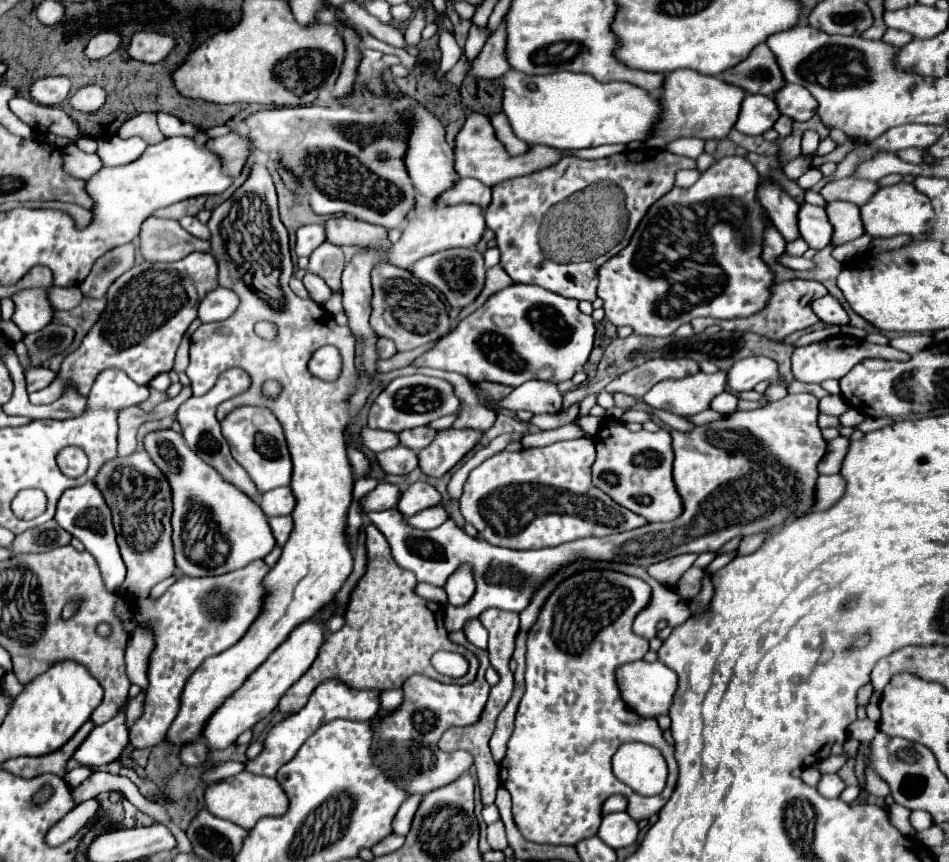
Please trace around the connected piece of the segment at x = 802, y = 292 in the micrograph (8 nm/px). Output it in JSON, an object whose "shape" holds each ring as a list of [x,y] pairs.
{"shape":[[[787,280],[787,282],[777,282],[771,286],[771,298],[763,310],[749,318],[733,318],[733,320],[717,320],[717,318],[695,318],[691,322],[695,332],[703,332],[707,326],[717,324],[723,330],[753,330],[761,336],[773,338],[773,340],[783,340],[795,330],[803,330],[807,326],[813,326],[819,322],[819,318],[811,310],[811,302],[815,298],[821,298],[827,294],[825,286],[821,282],[811,282],[811,280]]]}

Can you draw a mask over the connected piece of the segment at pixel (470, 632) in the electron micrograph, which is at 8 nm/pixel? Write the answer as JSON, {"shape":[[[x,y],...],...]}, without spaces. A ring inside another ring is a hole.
{"shape":[[[478,619],[468,621],[463,631],[469,642],[480,649],[487,649],[488,632]]]}

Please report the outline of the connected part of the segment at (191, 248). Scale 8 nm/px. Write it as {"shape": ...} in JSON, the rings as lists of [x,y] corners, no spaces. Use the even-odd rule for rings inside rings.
{"shape":[[[151,216],[141,226],[141,254],[145,260],[173,262],[181,260],[191,252],[207,252],[209,242],[191,236],[181,228],[177,220],[163,220]]]}

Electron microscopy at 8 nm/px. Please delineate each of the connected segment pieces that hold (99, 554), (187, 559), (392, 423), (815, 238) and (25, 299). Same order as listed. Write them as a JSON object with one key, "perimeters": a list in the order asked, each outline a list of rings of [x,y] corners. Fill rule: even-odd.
{"perimeters":[[[[91,480],[87,484],[83,484],[83,486],[69,488],[69,490],[65,490],[61,494],[61,498],[57,502],[55,522],[63,530],[67,530],[71,536],[79,538],[83,542],[83,546],[87,548],[87,552],[93,554],[93,558],[97,560],[99,570],[103,574],[105,588],[109,592],[119,590],[119,586],[125,580],[125,564],[123,564],[121,554],[119,554],[119,546],[117,546],[117,540],[115,540],[115,530],[113,530],[113,524],[111,524],[109,508],[105,506],[105,500],[101,498],[101,492],[93,486]]],[[[173,428],[149,432],[143,438],[143,446],[165,474],[173,492],[171,526],[175,564],[185,576],[219,576],[233,572],[253,560],[265,558],[273,550],[275,538],[261,506],[193,454],[179,432]]],[[[421,374],[401,376],[401,378],[395,378],[373,400],[373,404],[369,408],[369,414],[367,414],[367,426],[373,429],[399,433],[401,430],[425,426],[435,418],[455,414],[457,406],[459,406],[459,402],[457,402],[457,396],[453,394],[453,386],[449,386],[449,382],[439,380],[439,378],[421,376]]],[[[803,204],[799,208],[799,230],[809,248],[823,250],[833,242],[833,226],[827,218],[827,212],[819,206]]],[[[25,290],[13,296],[15,302],[15,314],[13,322],[25,332],[37,332],[45,328],[51,322],[51,306],[47,302],[47,296],[43,290]]]]}

